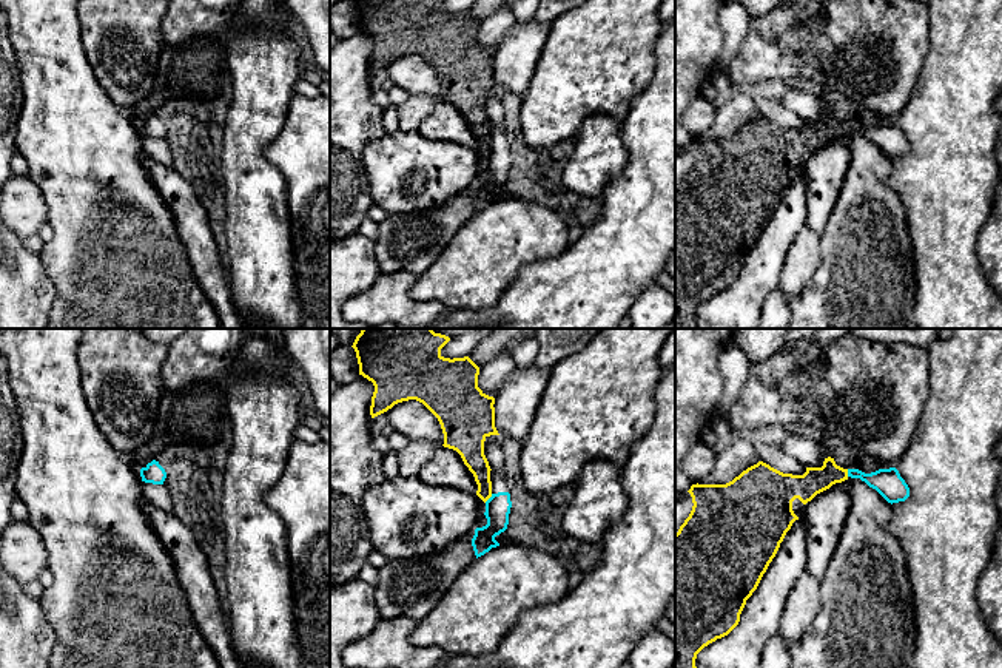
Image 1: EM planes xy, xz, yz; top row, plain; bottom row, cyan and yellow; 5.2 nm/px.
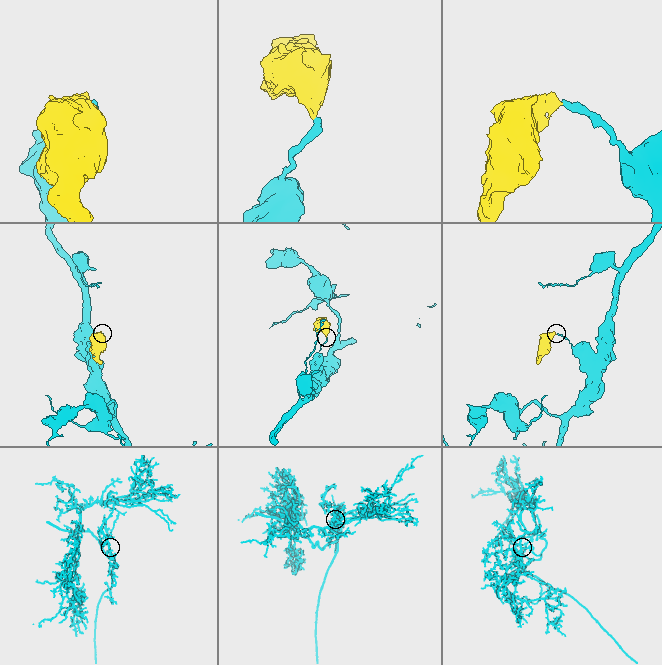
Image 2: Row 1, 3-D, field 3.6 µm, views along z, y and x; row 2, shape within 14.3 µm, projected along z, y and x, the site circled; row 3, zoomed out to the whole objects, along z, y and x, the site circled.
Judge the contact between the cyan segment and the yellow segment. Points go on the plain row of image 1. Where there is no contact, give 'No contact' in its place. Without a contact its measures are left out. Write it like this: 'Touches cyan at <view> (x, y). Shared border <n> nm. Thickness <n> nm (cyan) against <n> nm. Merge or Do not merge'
Touches cyan at xz (489, 153). Shared border 60 nm. Thickness 130 nm (cyan) against 120 nm. Do not merge

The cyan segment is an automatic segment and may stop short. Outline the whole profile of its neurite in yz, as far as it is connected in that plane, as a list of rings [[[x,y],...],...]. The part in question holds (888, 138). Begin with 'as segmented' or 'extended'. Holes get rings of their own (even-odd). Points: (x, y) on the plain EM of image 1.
as segmented; [[[896,122],[879,123],[871,128],[865,128],[859,123],[848,123],[848,131],[860,133],[891,159],[905,156],[910,151],[910,142]]]

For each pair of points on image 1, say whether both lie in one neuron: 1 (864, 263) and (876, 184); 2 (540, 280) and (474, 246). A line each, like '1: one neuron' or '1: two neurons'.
1: one neuron
2: two neurons

